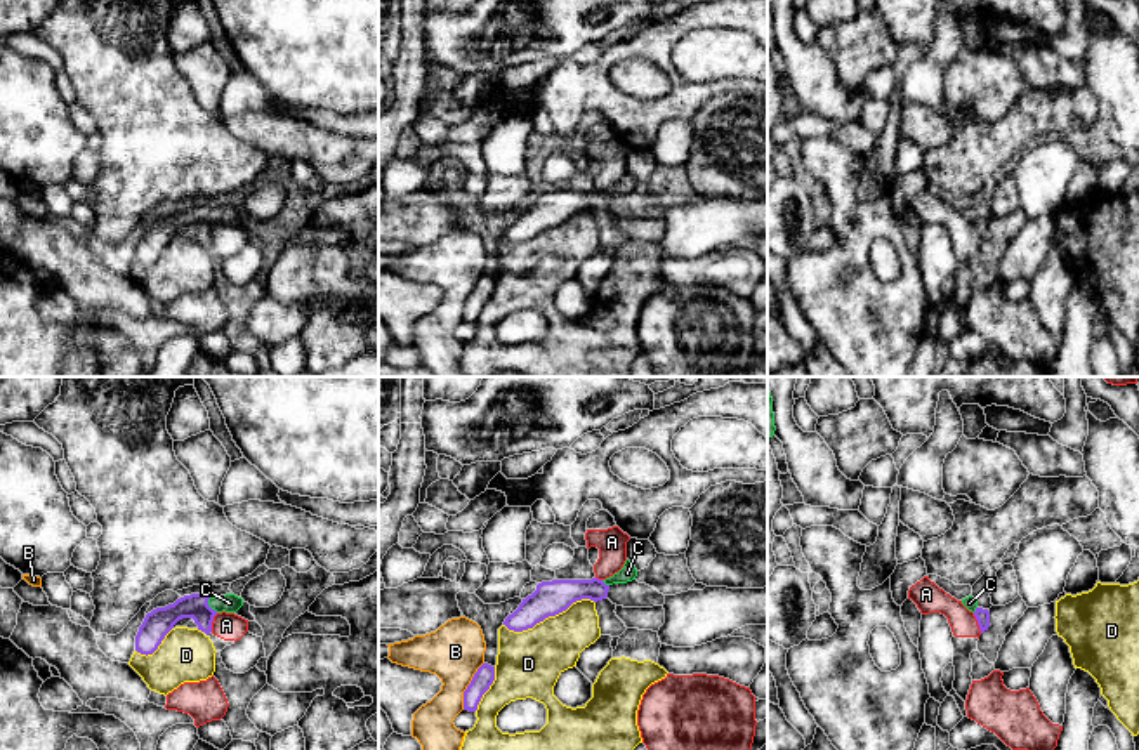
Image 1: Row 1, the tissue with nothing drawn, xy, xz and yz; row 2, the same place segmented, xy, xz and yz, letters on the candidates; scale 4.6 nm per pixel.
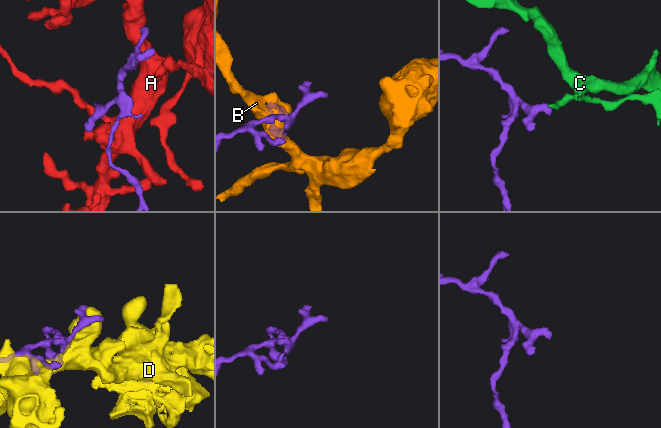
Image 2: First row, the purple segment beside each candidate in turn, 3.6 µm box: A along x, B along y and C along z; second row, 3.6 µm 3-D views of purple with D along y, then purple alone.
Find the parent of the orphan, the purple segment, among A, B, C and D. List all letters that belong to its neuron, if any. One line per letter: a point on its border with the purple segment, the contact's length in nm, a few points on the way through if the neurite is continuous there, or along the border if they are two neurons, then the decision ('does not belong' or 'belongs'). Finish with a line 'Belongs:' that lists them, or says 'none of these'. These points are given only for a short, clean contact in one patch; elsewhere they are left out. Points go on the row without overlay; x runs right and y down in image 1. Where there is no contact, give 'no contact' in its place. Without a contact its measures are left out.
A: contact yz (978, 235); length 100 nm; does not belong
B: contact xz (467, 297); length 240 nm; does not belong
C: contact xy (209, 217); length 80 nm; way xy (158, 233), (186, 217), (209, 217), (230, 214); belongs
D: contact xz (549, 226); length 440 nm; does not belong
Belongs: C

